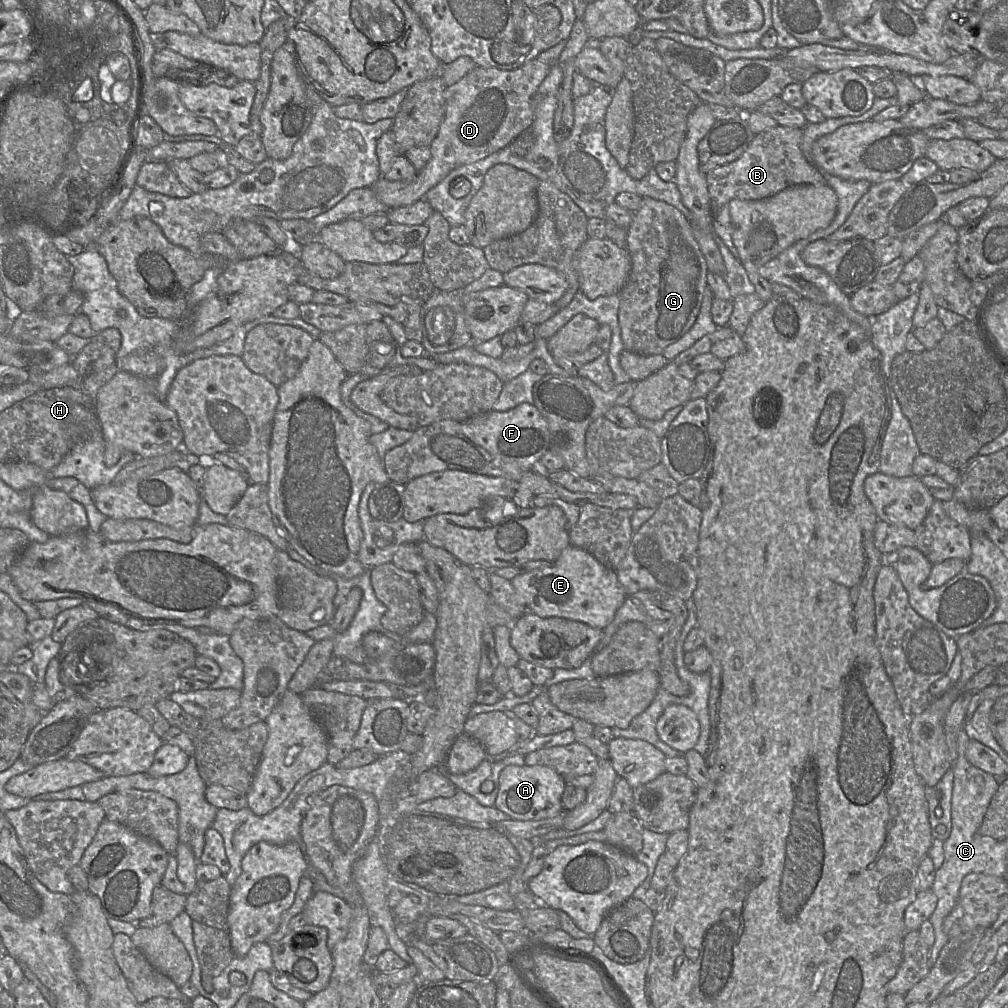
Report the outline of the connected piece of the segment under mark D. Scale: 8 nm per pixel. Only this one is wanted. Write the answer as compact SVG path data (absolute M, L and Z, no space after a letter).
M539 59L509 70L475 66L457 82L446 86L445 115L429 145L429 161L410 181L388 181L381 177L371 186L377 198L389 209L409 206L423 199L453 169L479 161L509 146L531 126L534 119L532 99L550 69L549 64Z

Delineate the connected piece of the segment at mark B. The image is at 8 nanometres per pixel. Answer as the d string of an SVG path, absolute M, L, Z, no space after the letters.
M776 126L755 135L745 152L736 161L717 167L706 175L711 198L713 220L729 226L729 204L733 199L761 200L780 191L801 185L827 185L818 168L807 161L801 151L803 129Z

